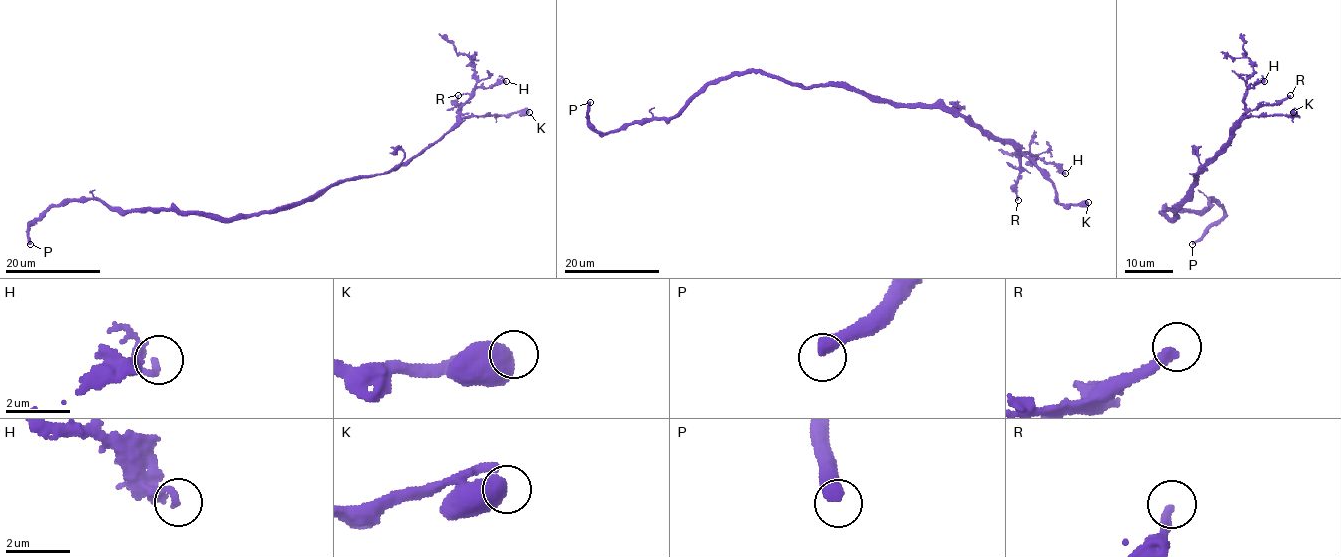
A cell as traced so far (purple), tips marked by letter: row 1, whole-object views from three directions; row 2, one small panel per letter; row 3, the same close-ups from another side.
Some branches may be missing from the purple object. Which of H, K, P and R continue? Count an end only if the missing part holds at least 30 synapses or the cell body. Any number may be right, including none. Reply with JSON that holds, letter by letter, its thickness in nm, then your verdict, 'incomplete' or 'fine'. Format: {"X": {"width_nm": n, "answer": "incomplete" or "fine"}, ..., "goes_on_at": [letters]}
{"H": {"width_nm": 200, "answer": "fine"}, "K": {"width_nm": 650, "answer": "incomplete"}, "P": {"width_nm": 440, "answer": "fine"}, "R": {"width_nm": 320, "answer": "fine"}, "goes_on_at": ["K"]}

